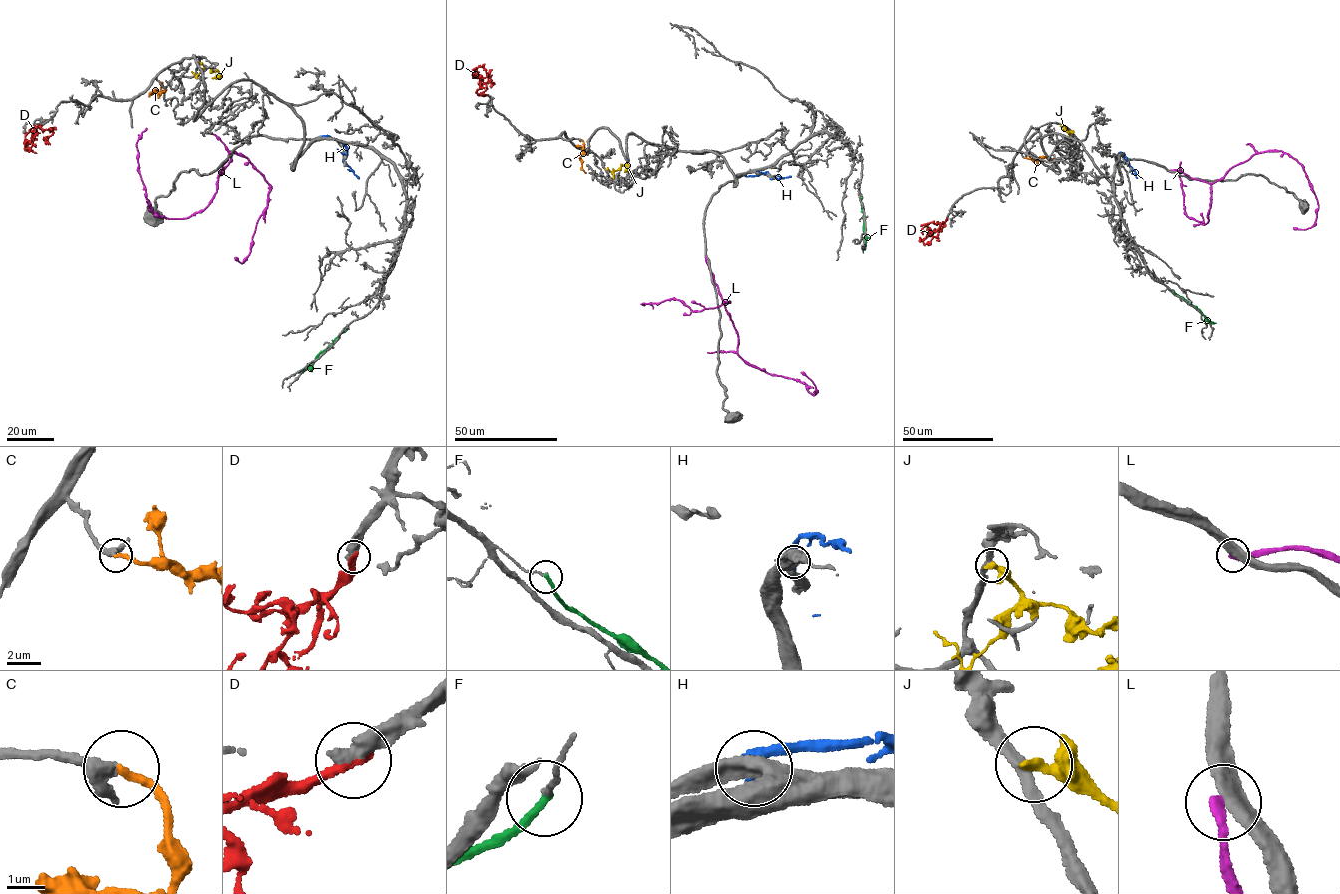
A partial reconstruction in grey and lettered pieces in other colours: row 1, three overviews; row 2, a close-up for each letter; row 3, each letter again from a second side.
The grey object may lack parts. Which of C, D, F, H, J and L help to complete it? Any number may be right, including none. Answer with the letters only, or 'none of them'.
none of them

